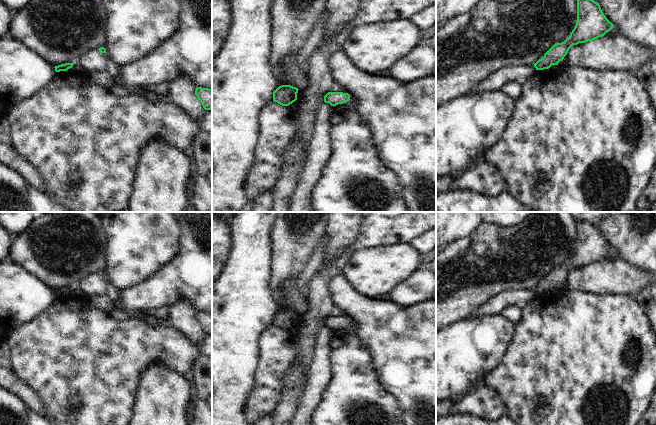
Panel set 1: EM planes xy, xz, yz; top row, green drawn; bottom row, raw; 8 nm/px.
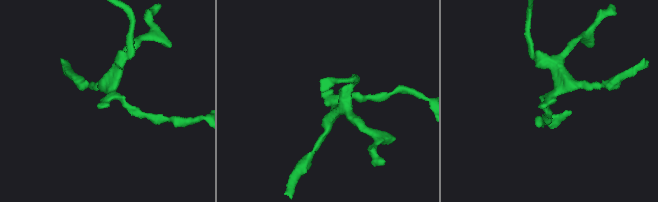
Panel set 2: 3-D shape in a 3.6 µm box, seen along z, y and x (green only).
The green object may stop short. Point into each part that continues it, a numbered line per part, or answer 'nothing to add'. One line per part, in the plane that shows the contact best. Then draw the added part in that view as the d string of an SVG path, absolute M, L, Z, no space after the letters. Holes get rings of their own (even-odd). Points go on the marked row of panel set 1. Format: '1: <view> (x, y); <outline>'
nothing to add

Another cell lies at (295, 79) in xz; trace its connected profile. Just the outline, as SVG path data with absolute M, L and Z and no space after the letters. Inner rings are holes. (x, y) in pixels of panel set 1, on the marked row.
M290 55L286 59L288 63L284 69L288 75L288 85L301 89L303 86L303 77L301 76L301 69L296 65L295 59L297 55Z

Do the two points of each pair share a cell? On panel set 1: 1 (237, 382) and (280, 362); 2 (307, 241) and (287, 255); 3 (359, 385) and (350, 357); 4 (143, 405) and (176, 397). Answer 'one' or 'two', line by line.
1: two
2: one
3: one
4: one

